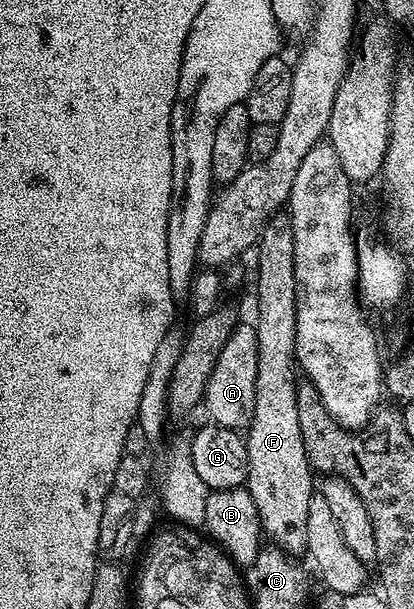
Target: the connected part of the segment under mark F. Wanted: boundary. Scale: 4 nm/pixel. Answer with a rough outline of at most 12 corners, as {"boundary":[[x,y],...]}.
{"boundary":[[261,230],[259,373],[247,489],[261,529],[308,548],[314,468],[299,433],[295,237]]}

